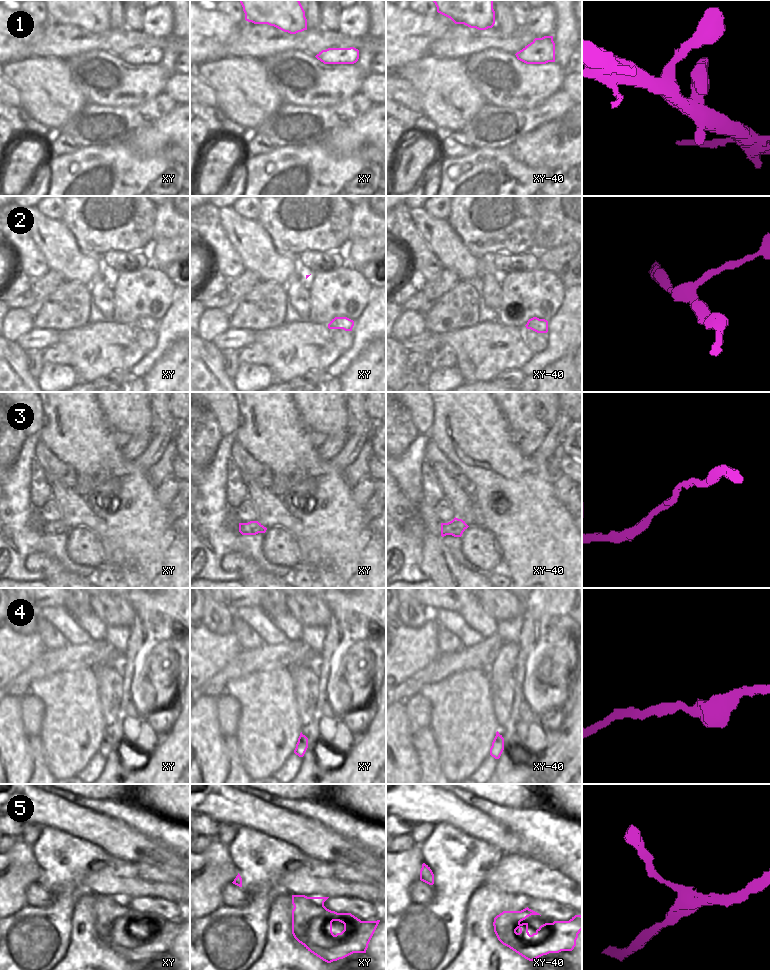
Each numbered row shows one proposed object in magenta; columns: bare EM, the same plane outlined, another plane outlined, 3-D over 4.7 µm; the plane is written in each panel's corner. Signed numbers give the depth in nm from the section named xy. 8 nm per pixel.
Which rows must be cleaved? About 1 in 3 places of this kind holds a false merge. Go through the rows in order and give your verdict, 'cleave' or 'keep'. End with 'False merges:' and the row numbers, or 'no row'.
1: keep
2: keep
3: keep
4: keep
5: keep
False merges: no row

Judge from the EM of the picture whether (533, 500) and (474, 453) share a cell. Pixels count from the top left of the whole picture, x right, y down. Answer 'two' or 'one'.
one

